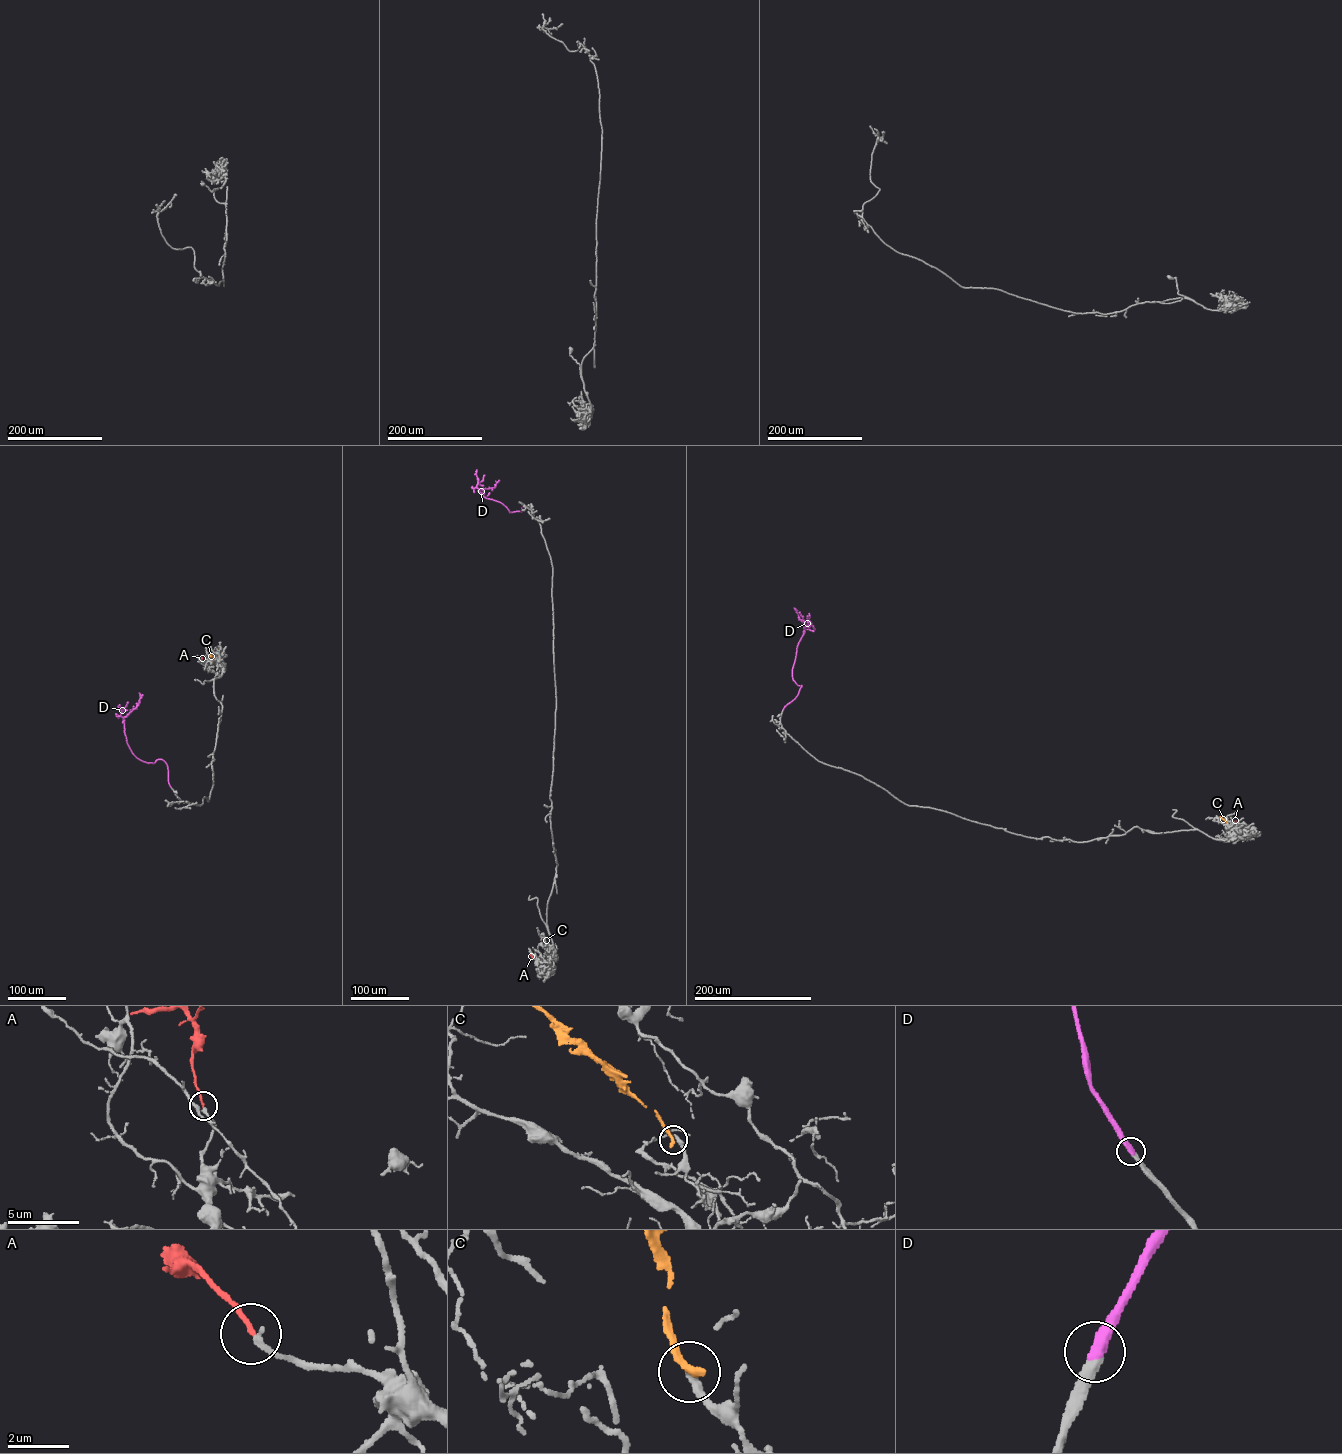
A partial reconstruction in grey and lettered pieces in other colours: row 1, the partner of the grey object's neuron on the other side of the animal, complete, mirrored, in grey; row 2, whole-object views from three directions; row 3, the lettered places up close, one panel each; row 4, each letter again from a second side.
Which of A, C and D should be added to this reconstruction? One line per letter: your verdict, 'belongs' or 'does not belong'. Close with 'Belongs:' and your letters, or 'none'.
A: belongs
C: does not belong
D: belongs
Belongs: A, D

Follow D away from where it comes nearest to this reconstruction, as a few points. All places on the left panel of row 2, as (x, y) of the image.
D: (171, 787), (164, 761), (143, 761), (134, 755), (126, 741), (123, 718), (138, 704), (139, 693)

